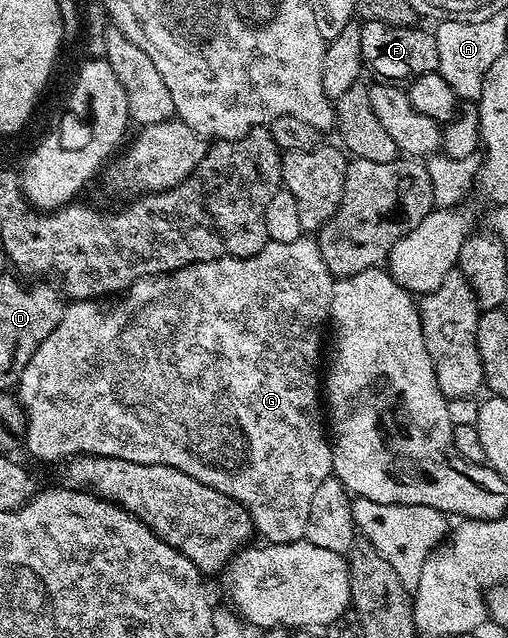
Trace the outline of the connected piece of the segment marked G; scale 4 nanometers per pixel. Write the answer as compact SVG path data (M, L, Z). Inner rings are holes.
M304 236L289 244L268 241L261 252L249 258L218 258L186 266L167 277L142 278L112 306L100 305L95 300L72 301L64 309L57 328L33 352L17 383L17 397L25 415L25 450L27 446L33 457L56 464L81 454L133 460L137 464L165 464L185 472L185 476L193 476L193 480L201 480L209 488L217 488L217 492L225 492L225 496L247 507L256 531L263 533L268 543L300 541L307 533L313 492L317 492L321 480L332 477L331 443L321 413L319 349L325 346L322 326L326 327L331 317L335 284L336 279L325 268L325 260L321 260L318 241Z

